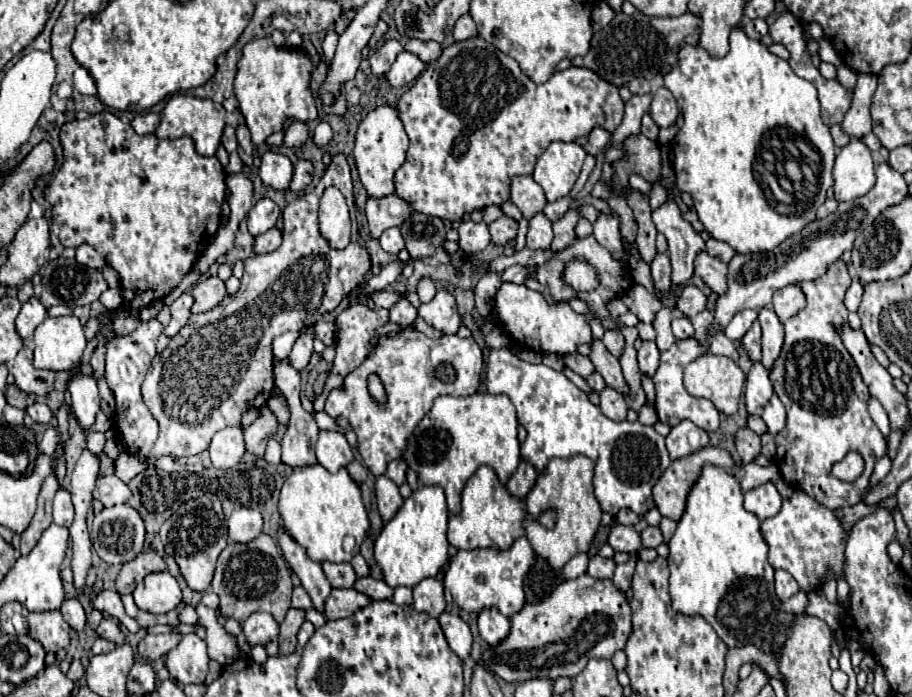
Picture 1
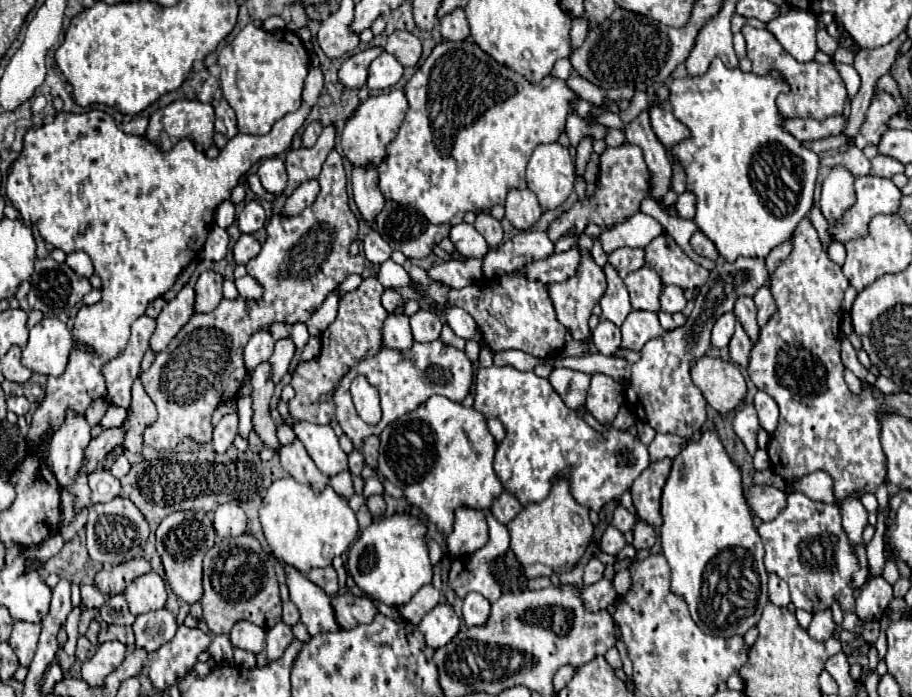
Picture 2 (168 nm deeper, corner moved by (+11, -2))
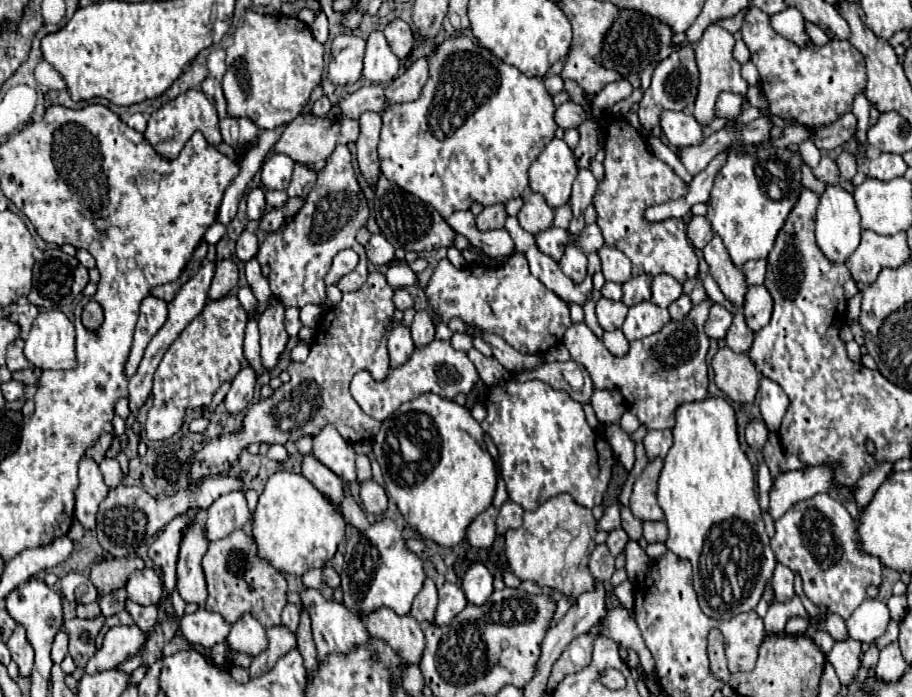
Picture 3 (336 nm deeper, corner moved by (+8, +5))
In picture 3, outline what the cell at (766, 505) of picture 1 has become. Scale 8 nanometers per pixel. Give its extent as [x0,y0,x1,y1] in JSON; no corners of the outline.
[770,465,860,523]

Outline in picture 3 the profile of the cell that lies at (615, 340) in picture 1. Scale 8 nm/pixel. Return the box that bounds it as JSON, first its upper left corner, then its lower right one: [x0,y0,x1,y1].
[596,299,628,331]

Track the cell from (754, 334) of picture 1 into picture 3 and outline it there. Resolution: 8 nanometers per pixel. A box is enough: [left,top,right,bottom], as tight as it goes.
[724,311,754,353]

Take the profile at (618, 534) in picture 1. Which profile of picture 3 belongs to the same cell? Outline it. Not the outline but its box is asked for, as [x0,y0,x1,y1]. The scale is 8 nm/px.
[606,527,628,557]

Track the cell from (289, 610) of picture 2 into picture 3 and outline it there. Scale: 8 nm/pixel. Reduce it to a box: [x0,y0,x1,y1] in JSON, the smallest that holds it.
[282,603,300,631]

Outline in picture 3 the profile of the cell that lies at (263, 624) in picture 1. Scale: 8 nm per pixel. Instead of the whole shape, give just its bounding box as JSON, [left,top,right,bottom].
[226,613,268,655]

